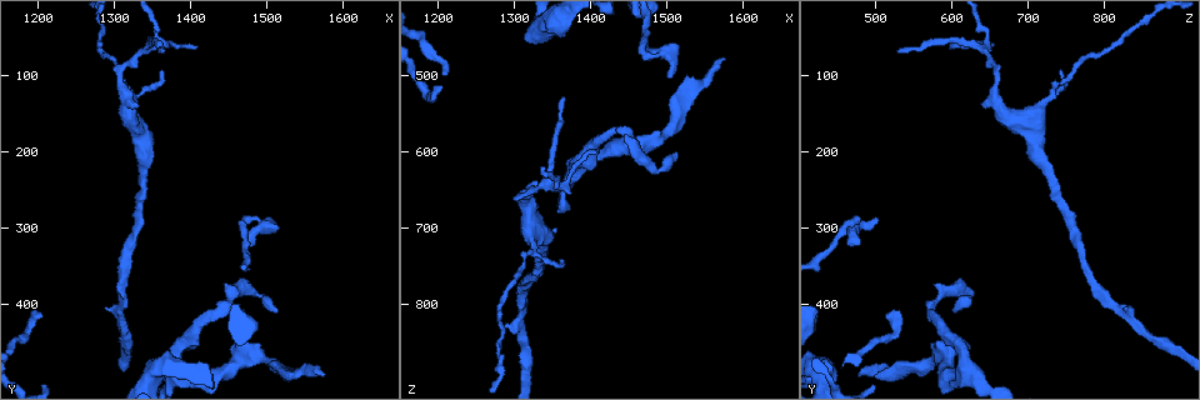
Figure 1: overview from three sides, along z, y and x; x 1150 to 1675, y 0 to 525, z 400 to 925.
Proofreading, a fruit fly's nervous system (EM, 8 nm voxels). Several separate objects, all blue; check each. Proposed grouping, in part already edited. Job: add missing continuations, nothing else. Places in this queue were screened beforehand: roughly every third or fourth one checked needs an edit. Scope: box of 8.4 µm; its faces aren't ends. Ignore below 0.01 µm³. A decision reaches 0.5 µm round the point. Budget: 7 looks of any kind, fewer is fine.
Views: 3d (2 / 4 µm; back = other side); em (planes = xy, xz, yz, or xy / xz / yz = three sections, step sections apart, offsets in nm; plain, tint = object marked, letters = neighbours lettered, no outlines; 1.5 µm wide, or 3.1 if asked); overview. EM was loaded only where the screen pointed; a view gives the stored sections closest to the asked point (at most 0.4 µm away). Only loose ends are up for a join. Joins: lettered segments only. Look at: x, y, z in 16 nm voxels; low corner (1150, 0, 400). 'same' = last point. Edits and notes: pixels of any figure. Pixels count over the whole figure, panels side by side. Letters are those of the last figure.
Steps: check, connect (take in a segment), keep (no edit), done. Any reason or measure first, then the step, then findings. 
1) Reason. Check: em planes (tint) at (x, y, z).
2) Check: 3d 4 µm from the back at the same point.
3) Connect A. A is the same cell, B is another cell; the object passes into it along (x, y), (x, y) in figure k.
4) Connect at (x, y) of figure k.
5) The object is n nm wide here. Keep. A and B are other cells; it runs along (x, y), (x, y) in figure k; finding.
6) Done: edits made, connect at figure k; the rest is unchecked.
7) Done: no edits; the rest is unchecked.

Free end. Check: em planes (letters) at (1505, 290, 500).

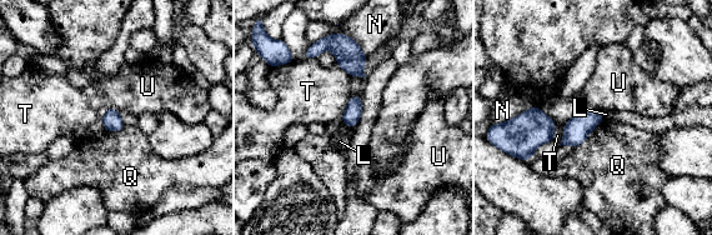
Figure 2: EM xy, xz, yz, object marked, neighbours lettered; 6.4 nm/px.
Keep. L, N, Q, T and U are other cells; a border runs along (603, 119), (573, 148) in figure 2; no lettered segment goes on from it.

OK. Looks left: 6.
Check: 3d 2 µm at (1210, 415, 515).

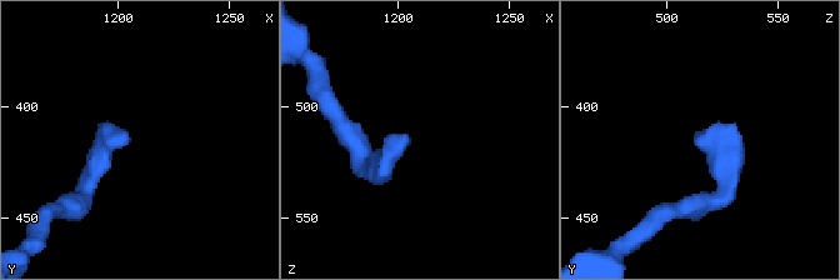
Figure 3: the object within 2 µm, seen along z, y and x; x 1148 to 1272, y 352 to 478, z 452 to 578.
Now the EM. Check: em planes (letters) at (1207, 413, 516).

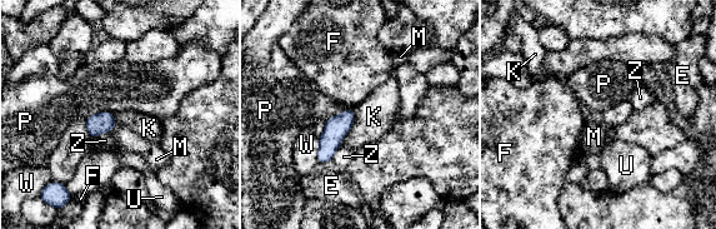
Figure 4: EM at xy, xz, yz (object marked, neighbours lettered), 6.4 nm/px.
The object is 140 nm wide here. Keep. E, F, K, M, P, U, W and Z are other cells; a border runs along (353, 109), (354, 123), (340, 144) in figure 4; no lettered segment goes on from it.

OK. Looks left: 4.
An open end. Check: em xz step 4 (tint) at (1365, 70, 525).

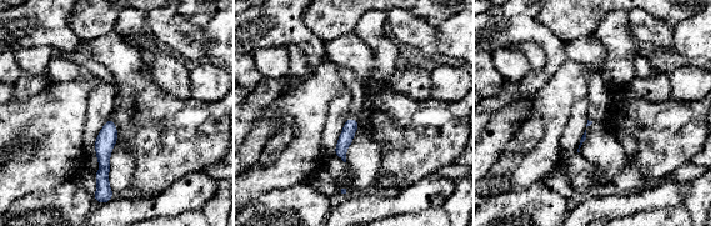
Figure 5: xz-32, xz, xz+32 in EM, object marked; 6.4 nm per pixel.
See the neighbours. Check: em xz step 4 (letters) at the same point.

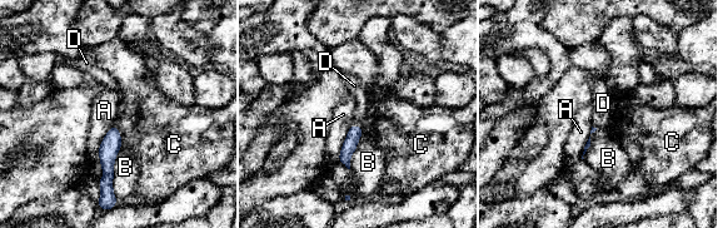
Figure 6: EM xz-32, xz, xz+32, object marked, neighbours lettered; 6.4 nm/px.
Connect D. D is the same cell, A, B and C are other cells; the object passes into it along (349, 145), (355, 125), (355, 88) in figure 6; it goes on there.

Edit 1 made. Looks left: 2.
Done: edits made, connect at figure 6; the rest is unchecked.

